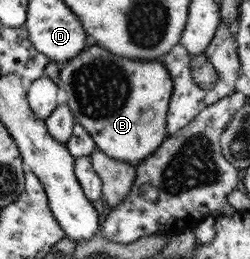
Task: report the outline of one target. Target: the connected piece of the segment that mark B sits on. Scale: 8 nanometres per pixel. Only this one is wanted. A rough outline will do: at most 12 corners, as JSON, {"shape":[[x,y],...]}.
{"shape":[[97,44],[60,66],[75,123],[136,165],[169,135],[158,60]]}

